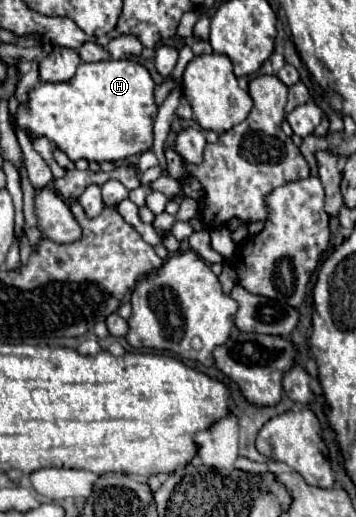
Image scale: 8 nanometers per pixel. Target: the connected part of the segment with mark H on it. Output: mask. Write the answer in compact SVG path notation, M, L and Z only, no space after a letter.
M135 61L81 63L73 81L41 81L31 89L27 107L17 107L17 125L29 135L47 137L71 161L123 161L153 147L153 117L159 109L153 91L149 71Z

